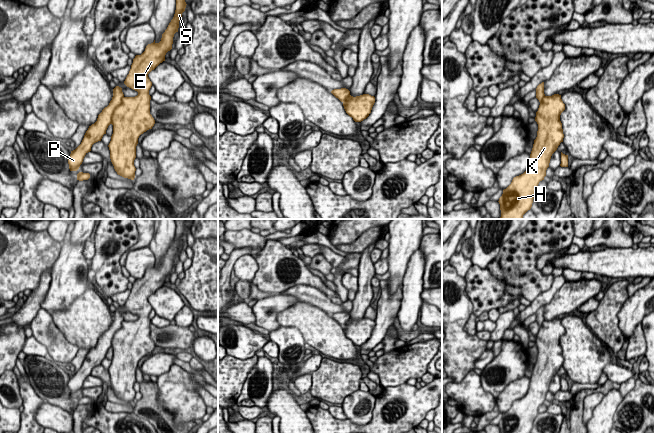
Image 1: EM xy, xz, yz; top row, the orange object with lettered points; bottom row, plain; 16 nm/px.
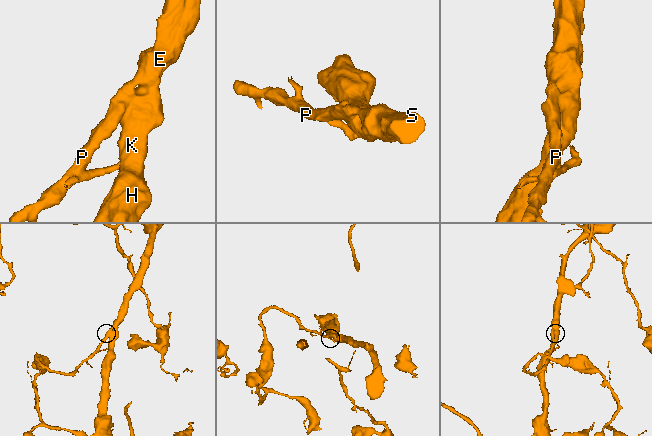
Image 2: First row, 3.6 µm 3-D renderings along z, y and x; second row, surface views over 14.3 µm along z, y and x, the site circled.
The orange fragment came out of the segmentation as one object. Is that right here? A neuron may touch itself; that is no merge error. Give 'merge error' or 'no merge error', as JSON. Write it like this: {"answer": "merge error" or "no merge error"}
{"answer": "no merge error"}

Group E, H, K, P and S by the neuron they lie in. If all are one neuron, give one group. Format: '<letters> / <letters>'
E H K P S

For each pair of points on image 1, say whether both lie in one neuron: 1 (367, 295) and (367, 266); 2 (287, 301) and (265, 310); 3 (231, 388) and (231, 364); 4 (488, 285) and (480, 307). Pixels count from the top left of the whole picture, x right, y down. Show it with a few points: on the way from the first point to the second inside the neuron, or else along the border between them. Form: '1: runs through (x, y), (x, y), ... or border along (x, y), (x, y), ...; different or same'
1: runs through (365, 288), (364, 277), (366, 273); same
2: runs through (282, 301), (270, 307); same
3: runs through (231, 382), (231, 370); same
4: runs through (487, 290), (481, 302); same

